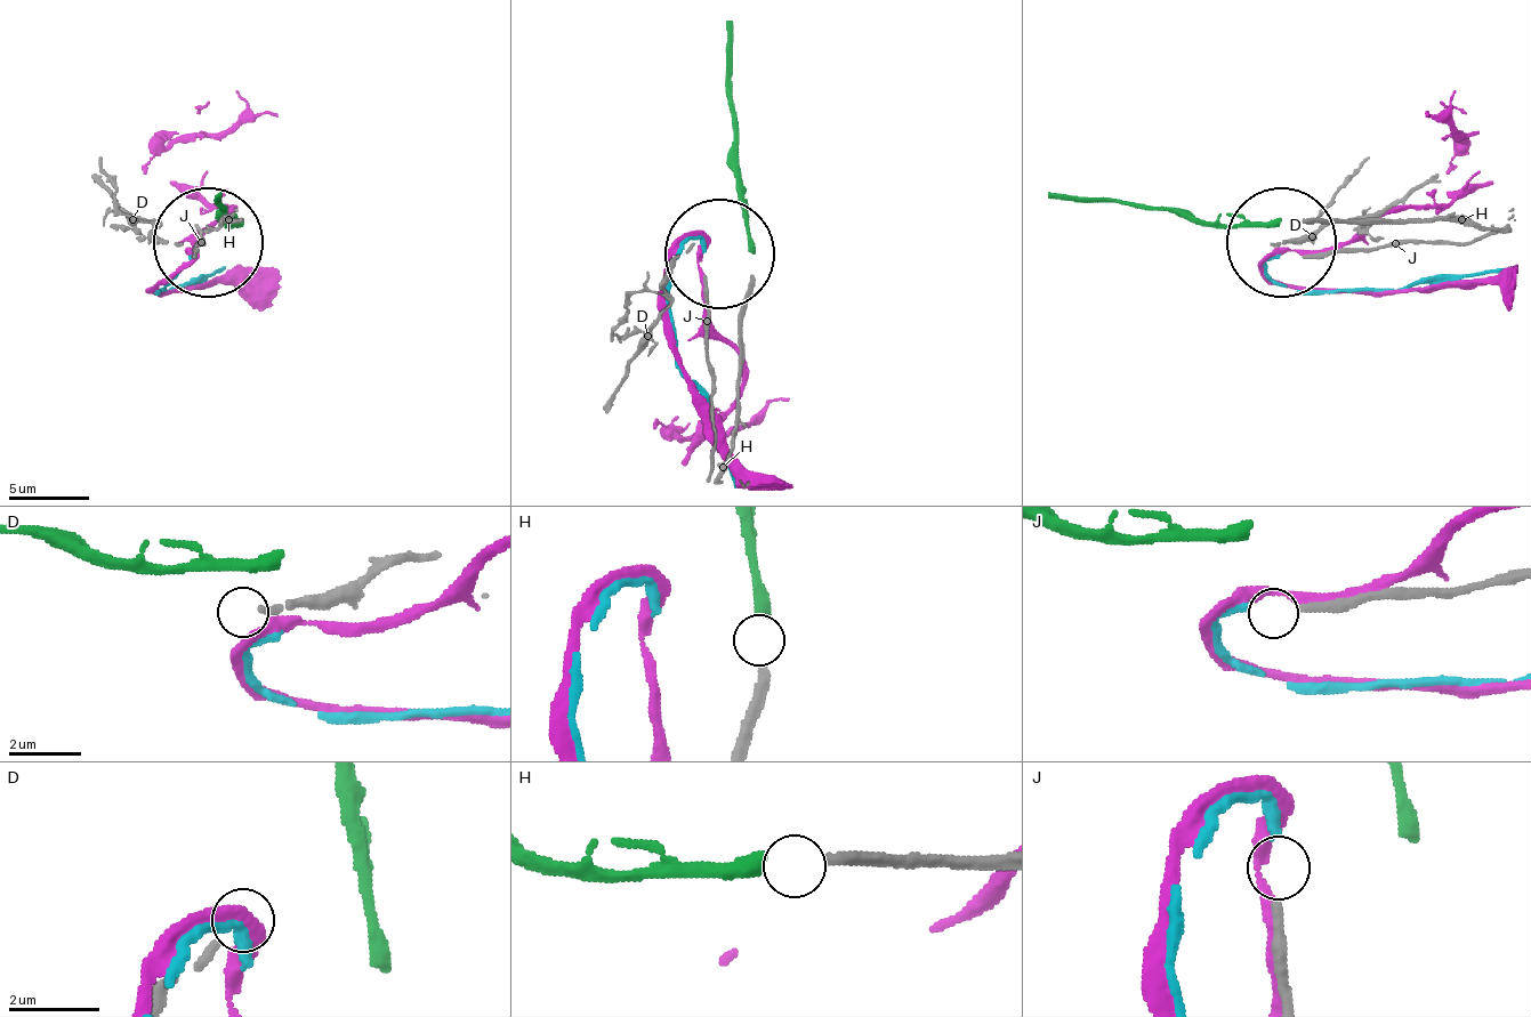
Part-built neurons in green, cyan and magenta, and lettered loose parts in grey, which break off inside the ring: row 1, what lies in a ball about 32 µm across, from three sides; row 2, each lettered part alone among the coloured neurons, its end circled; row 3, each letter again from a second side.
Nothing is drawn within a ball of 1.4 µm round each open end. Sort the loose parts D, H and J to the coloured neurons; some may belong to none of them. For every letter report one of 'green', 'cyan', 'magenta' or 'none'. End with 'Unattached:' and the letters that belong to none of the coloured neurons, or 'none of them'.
D: none
H: green
J: cyan
Unattached: D

